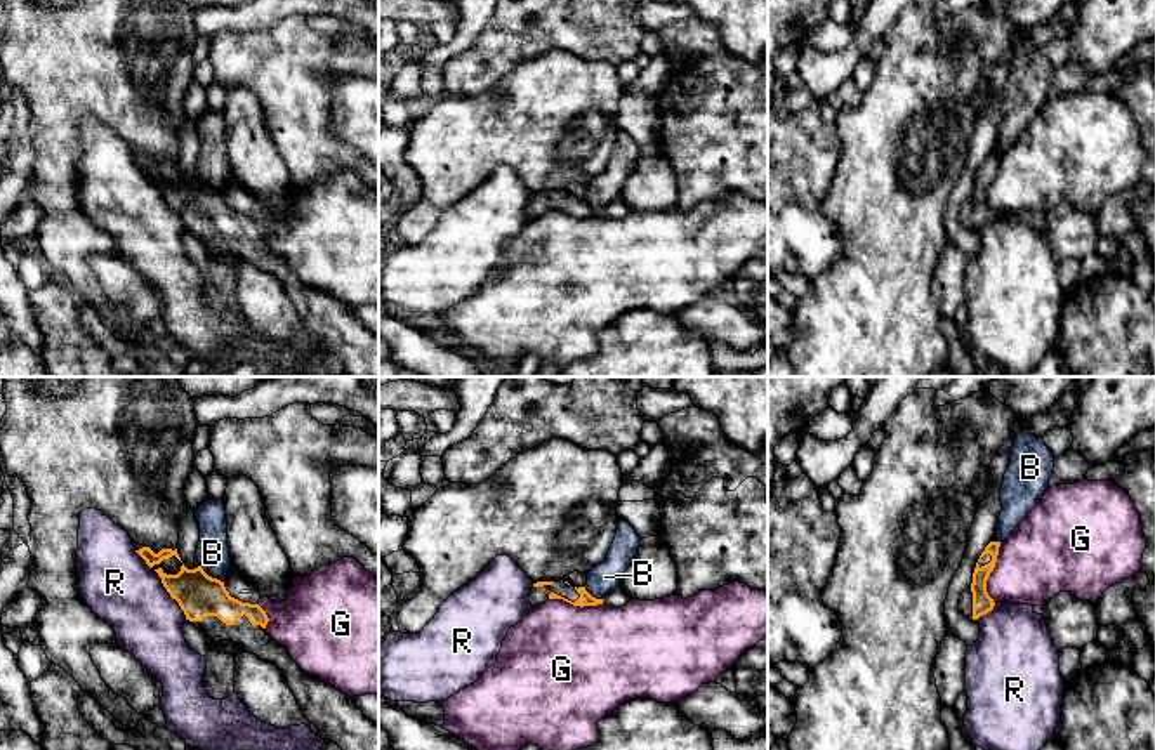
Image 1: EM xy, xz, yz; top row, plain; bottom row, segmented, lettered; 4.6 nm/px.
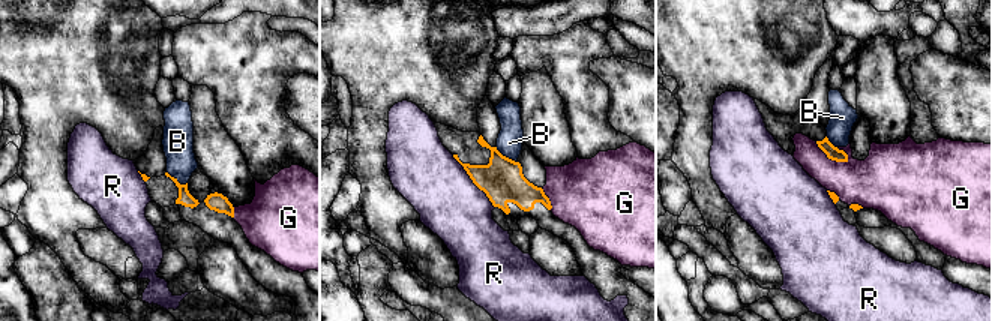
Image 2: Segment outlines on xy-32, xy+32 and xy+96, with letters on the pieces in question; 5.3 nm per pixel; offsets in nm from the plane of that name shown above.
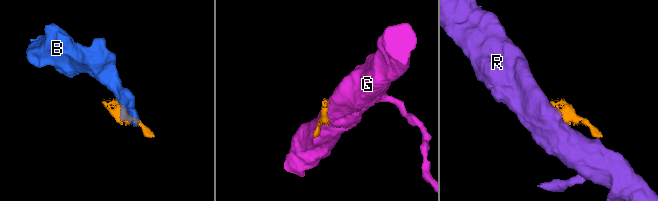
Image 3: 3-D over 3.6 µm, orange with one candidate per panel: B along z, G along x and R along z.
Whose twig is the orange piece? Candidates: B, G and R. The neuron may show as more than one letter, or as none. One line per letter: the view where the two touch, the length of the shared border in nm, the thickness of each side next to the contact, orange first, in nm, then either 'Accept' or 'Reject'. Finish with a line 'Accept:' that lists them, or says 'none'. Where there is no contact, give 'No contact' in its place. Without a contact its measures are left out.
B: Touches orange in xy. Shared border 140 nm. Thickness 200 nm (orange) against 160 nm. Reject
G: Touches orange in yz. Shared border 280 nm. Thickness 100 nm (orange) against 360 nm. Reject
R: Touches orange in xy. Shared border 400 nm. Thickness 200 nm (orange) against 340 nm. Reject
Accept: none

